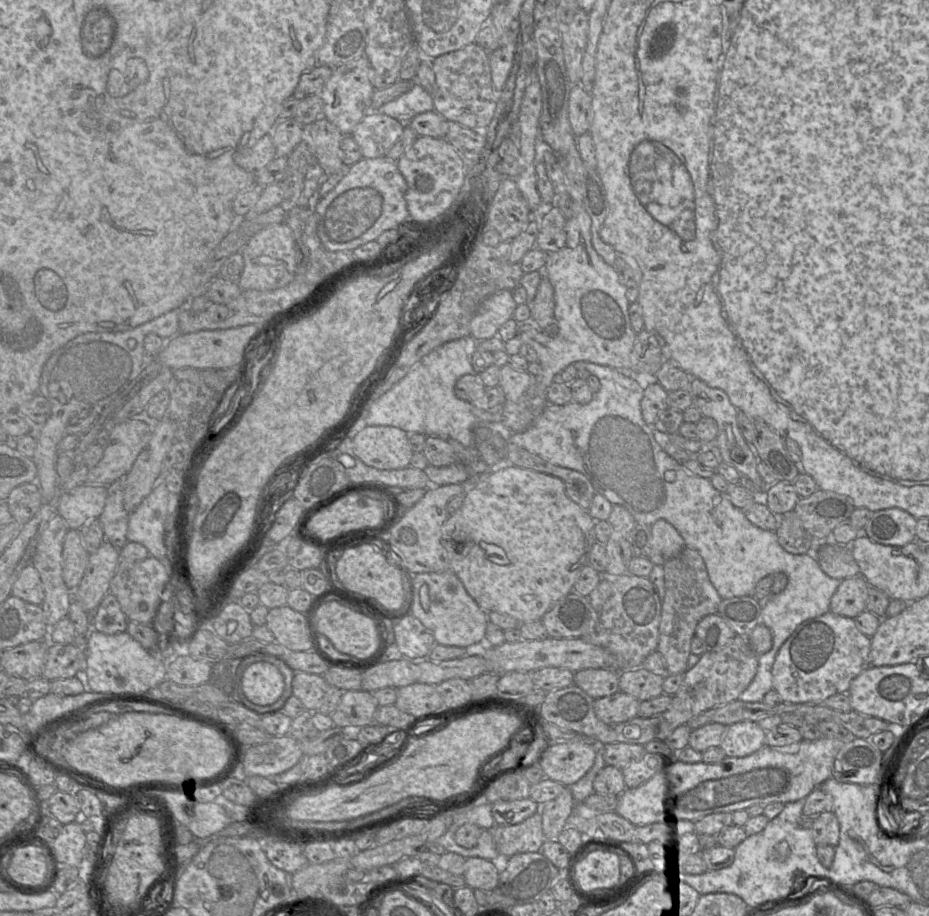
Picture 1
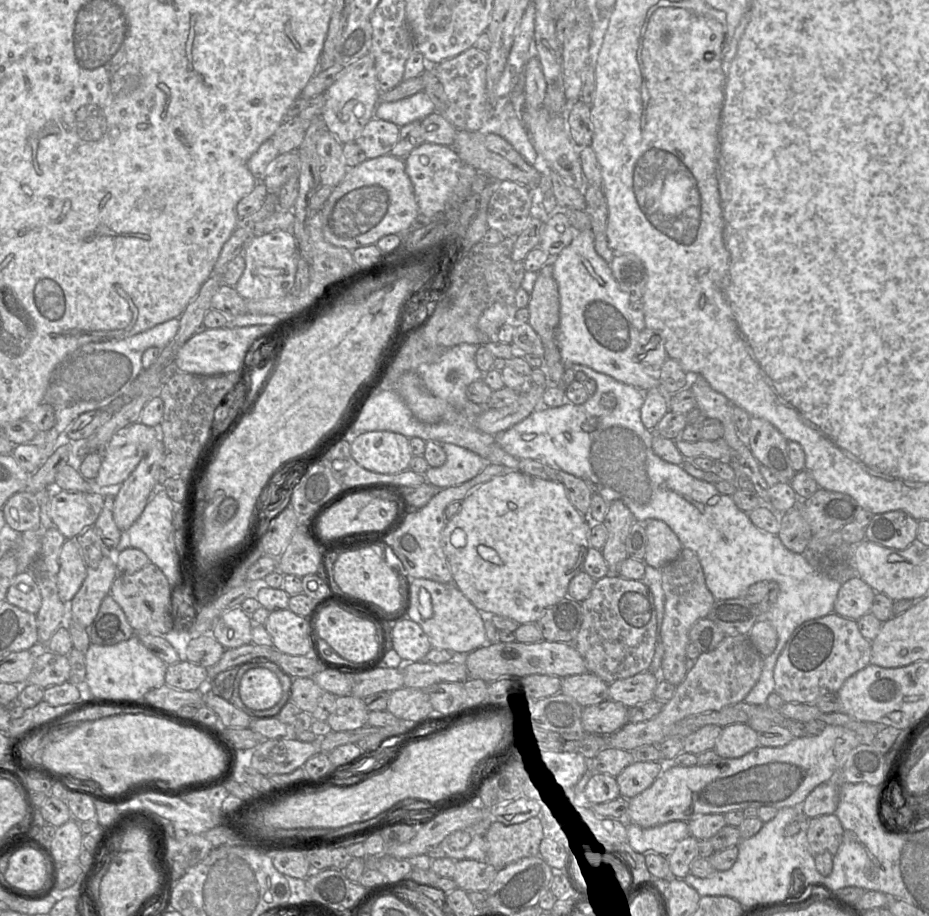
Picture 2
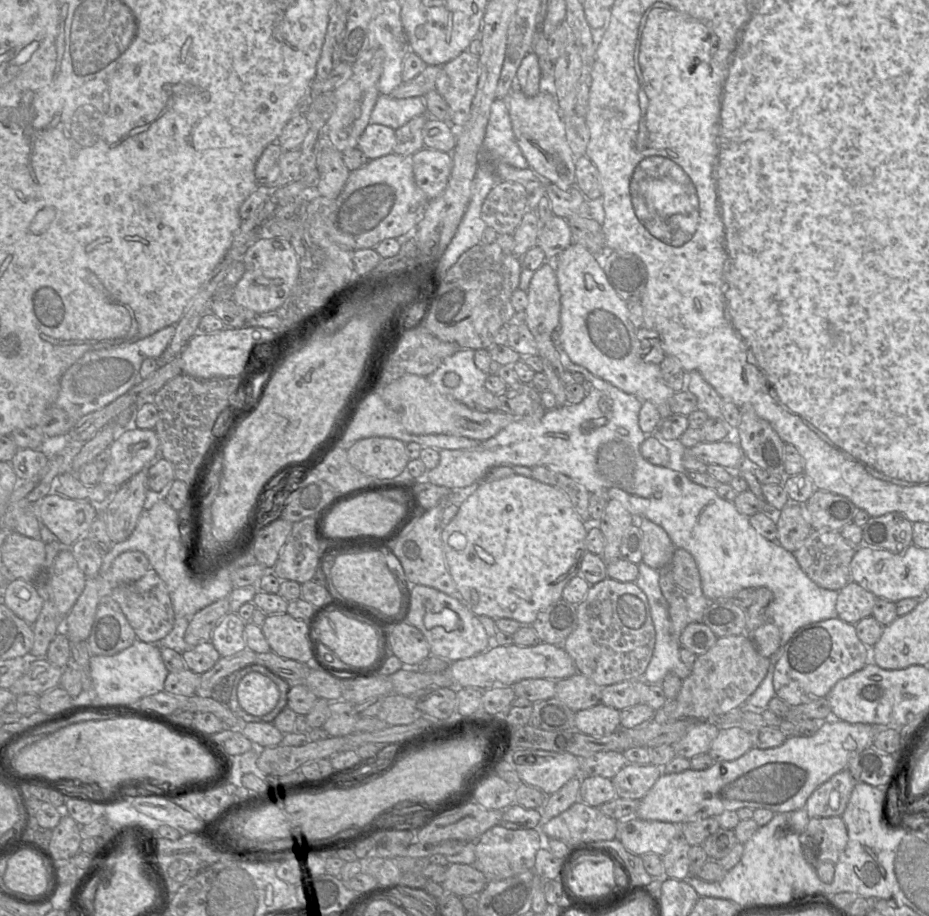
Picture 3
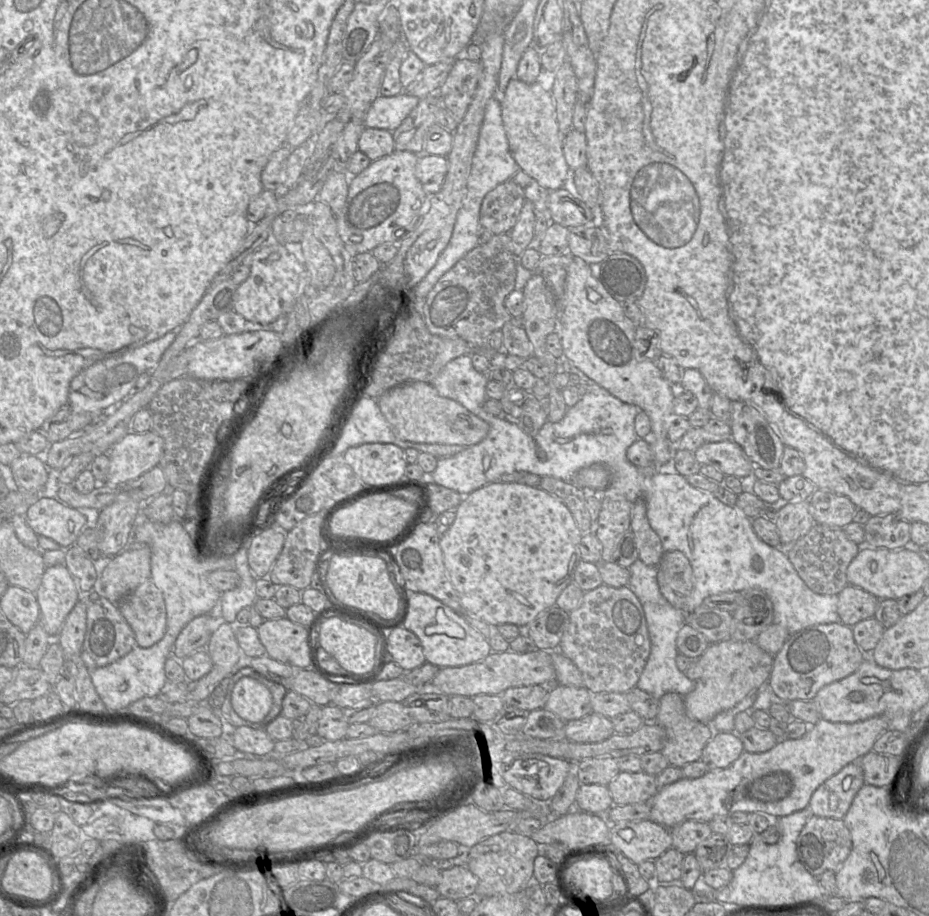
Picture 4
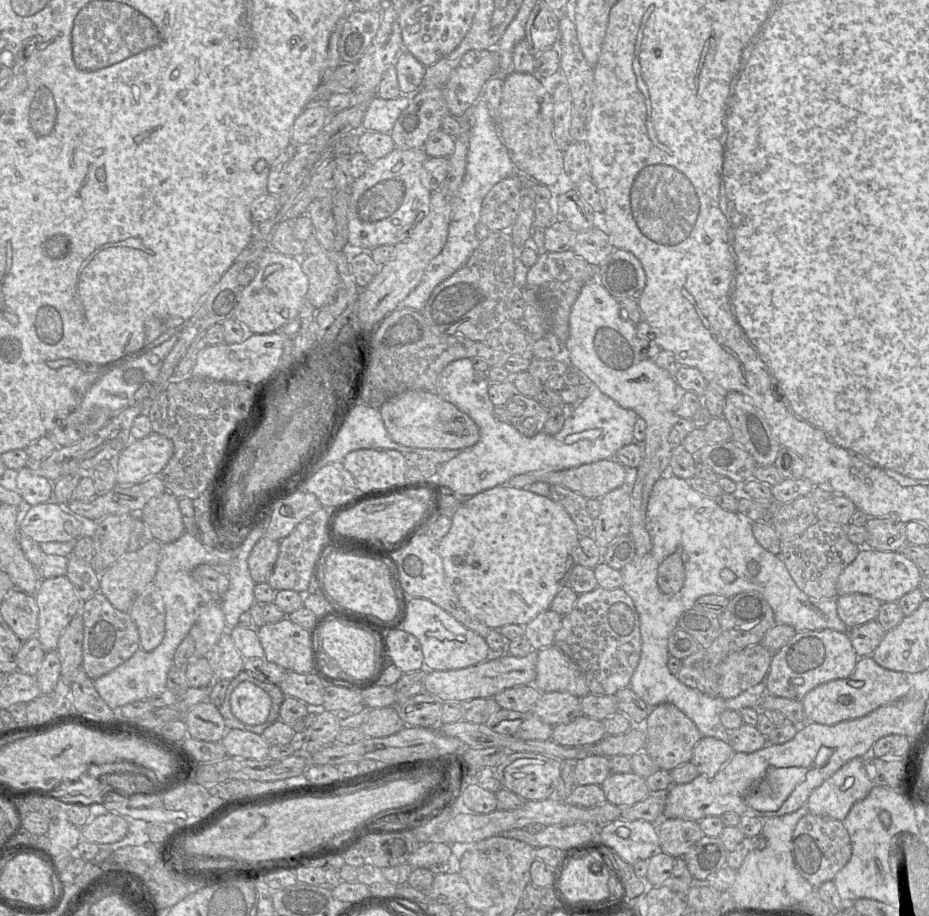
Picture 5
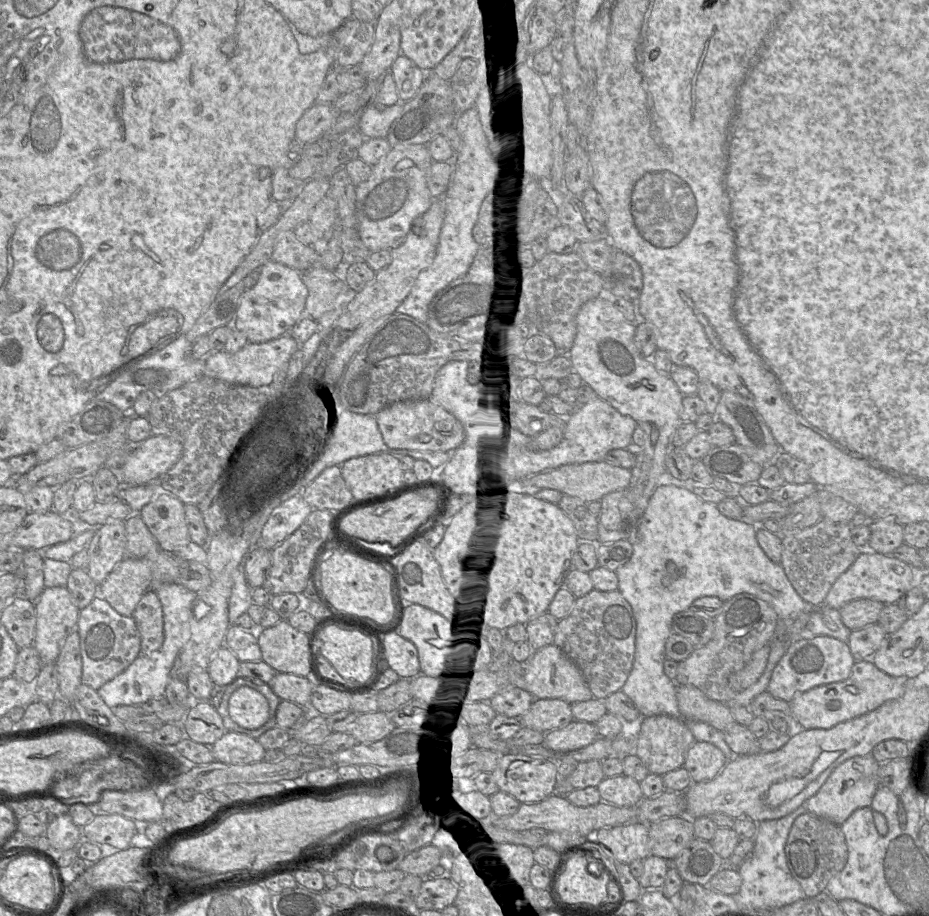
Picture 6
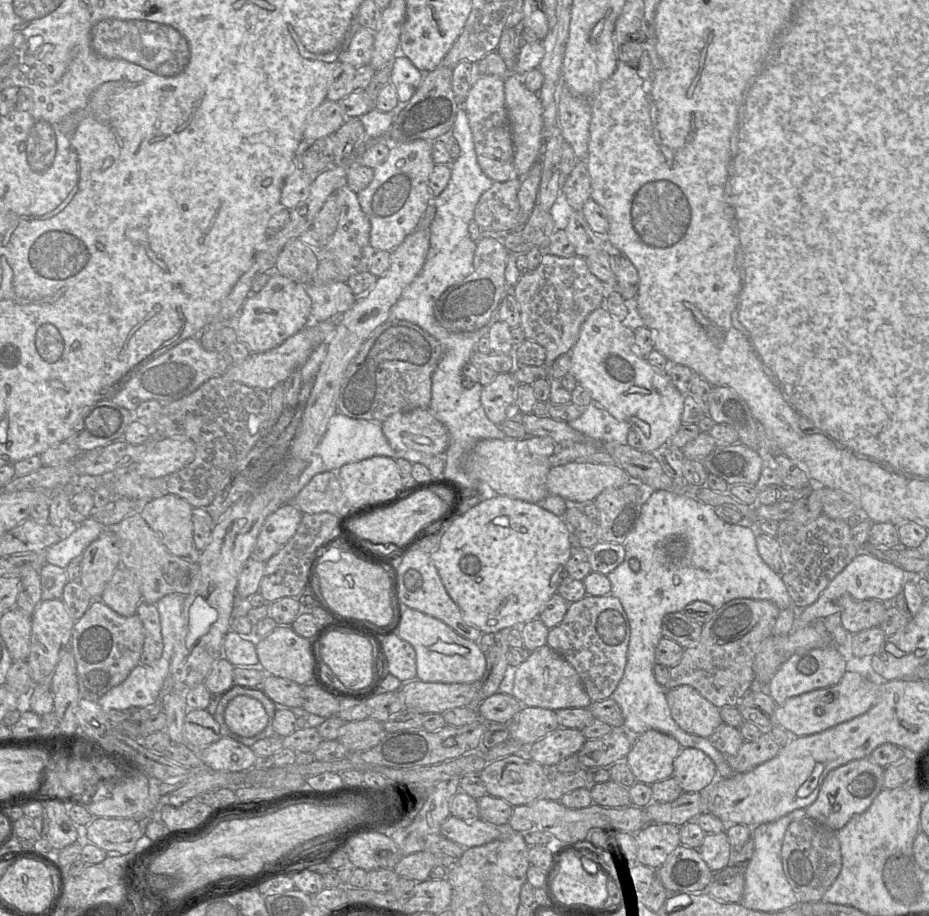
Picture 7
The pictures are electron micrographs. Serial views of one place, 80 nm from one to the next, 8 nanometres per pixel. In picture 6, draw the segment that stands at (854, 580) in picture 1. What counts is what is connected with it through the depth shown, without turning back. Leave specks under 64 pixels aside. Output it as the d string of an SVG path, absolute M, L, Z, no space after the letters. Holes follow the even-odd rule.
M857 599L843 605L840 609L842 622L850 631L859 630L878 623L884 604L872 599Z

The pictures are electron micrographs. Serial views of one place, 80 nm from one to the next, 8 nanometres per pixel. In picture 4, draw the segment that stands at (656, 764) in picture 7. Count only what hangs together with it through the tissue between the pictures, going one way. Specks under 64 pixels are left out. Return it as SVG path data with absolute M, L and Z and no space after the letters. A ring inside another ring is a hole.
M675 692L664 694L654 720L667 733L665 746L660 751L669 765L681 768L698 761L715 731L709 723L692 720L686 713L683 697Z

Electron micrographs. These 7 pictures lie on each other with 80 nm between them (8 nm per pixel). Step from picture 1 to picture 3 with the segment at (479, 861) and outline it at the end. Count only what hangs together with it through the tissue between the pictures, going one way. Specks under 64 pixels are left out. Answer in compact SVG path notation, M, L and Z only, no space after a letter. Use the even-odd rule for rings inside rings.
M454 863L447 866L441 885L445 893L462 897L479 895L487 883L485 875L474 865Z

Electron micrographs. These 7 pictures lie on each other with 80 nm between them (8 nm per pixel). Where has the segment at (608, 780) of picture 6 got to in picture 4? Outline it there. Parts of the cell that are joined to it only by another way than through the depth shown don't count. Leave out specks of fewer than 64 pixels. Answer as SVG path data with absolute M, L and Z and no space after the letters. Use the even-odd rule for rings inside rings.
M621 772L607 785L614 805L649 801L658 791L656 776L639 772Z

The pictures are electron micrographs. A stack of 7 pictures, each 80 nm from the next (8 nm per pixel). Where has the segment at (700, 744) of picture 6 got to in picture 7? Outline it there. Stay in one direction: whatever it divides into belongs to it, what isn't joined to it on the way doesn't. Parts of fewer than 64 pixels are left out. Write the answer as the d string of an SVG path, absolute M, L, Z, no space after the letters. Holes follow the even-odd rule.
M682 748L673 763L673 778L684 793L700 792L717 779L713 760L702 750Z

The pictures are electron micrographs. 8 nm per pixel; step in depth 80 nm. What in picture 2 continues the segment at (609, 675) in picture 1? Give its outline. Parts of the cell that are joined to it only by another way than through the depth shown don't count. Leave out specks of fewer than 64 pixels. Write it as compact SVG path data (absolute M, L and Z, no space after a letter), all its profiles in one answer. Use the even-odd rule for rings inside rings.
M592 673L561 678L561 693L573 698L582 708L608 699L609 684Z

